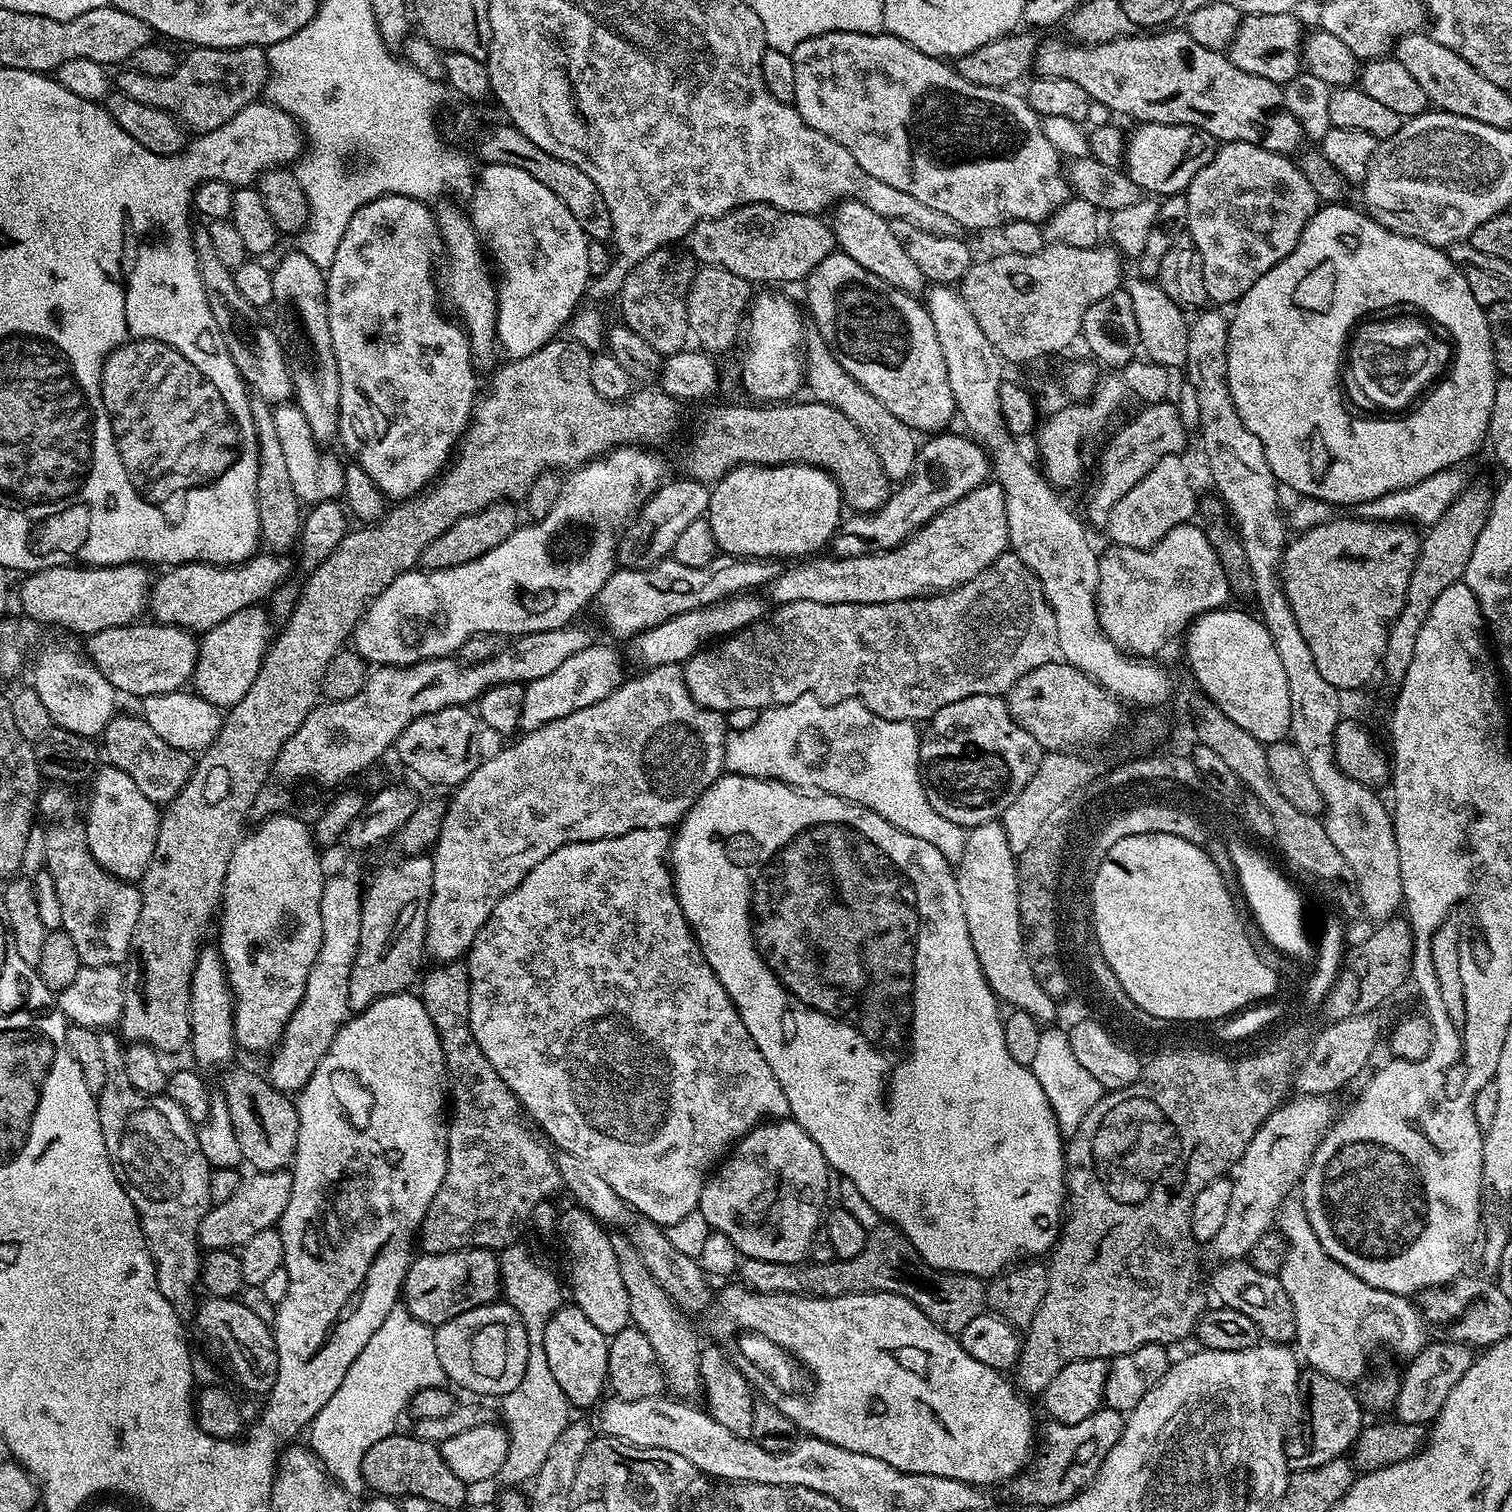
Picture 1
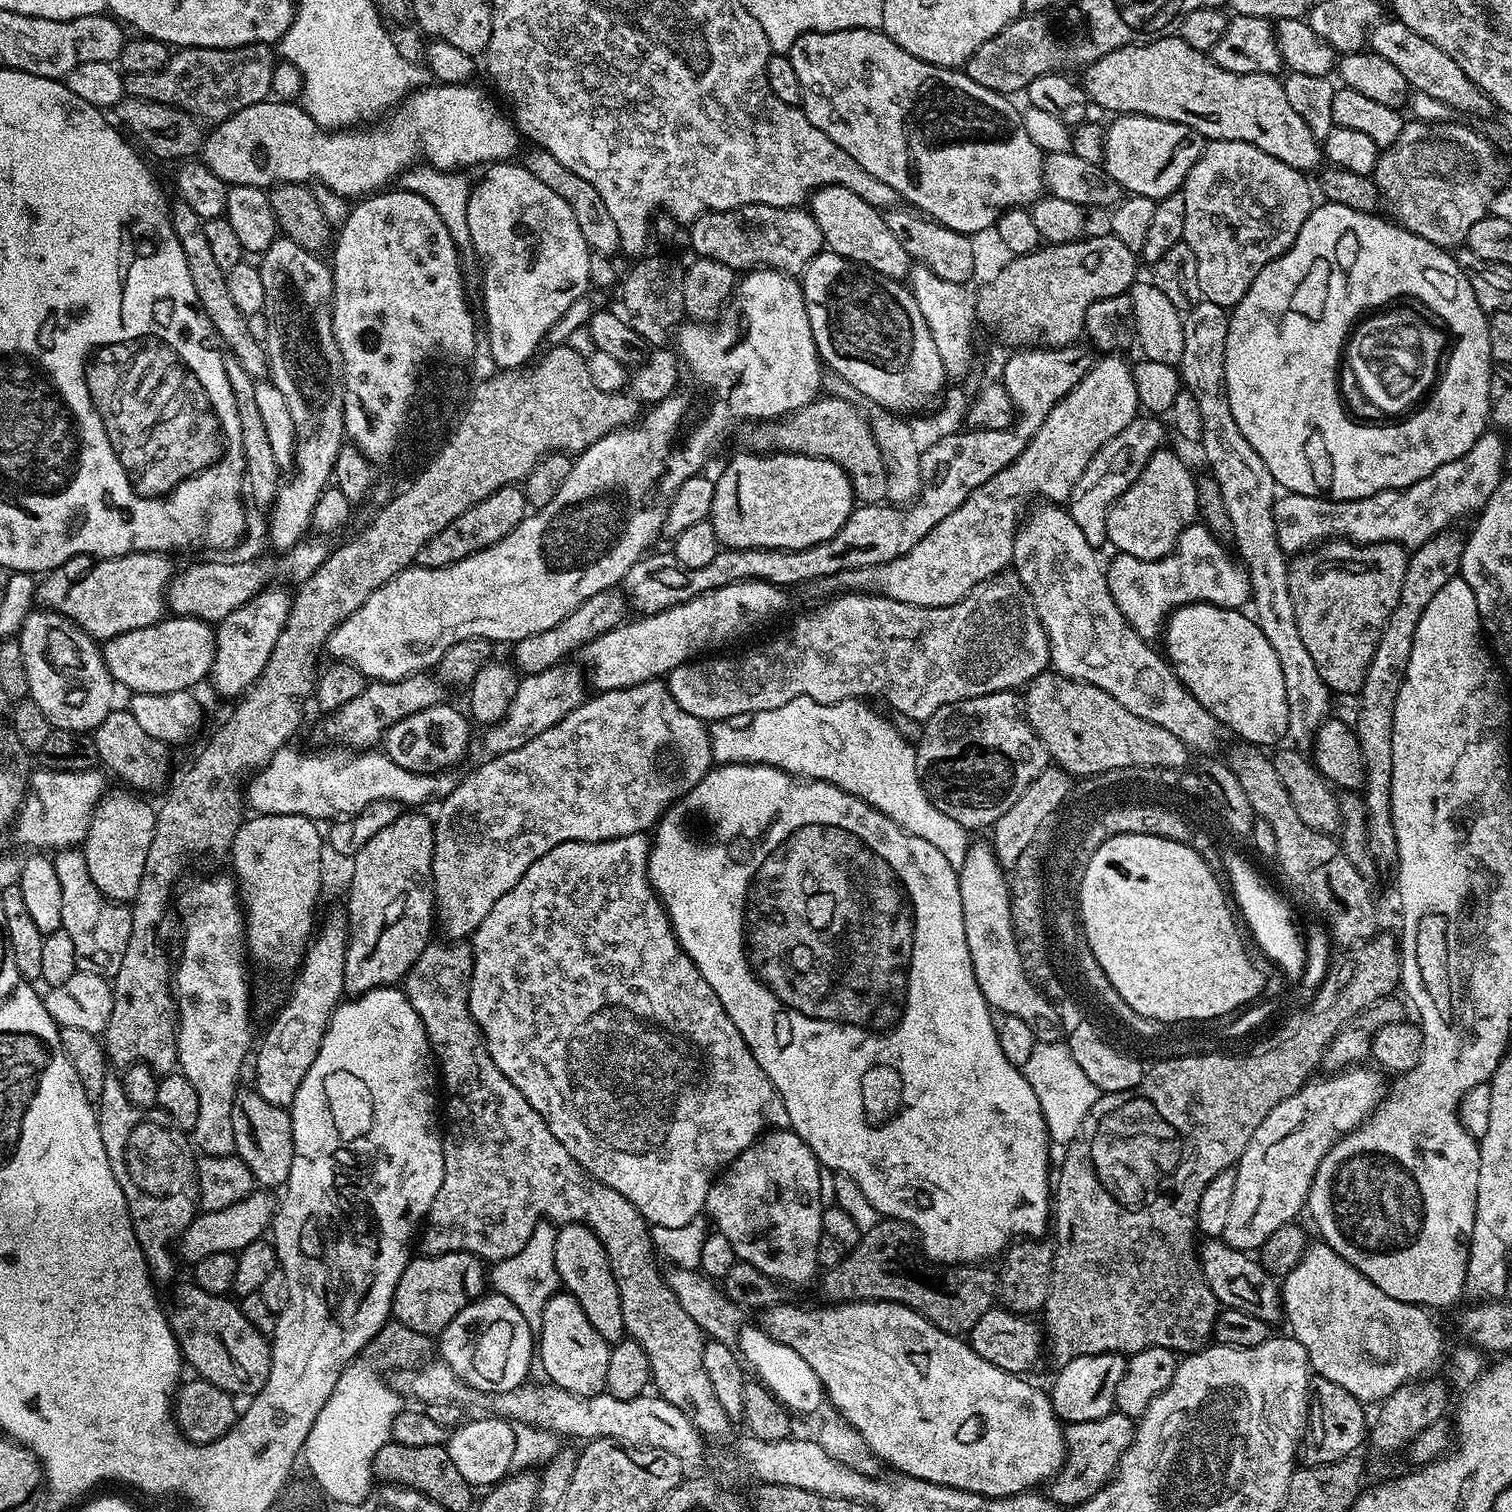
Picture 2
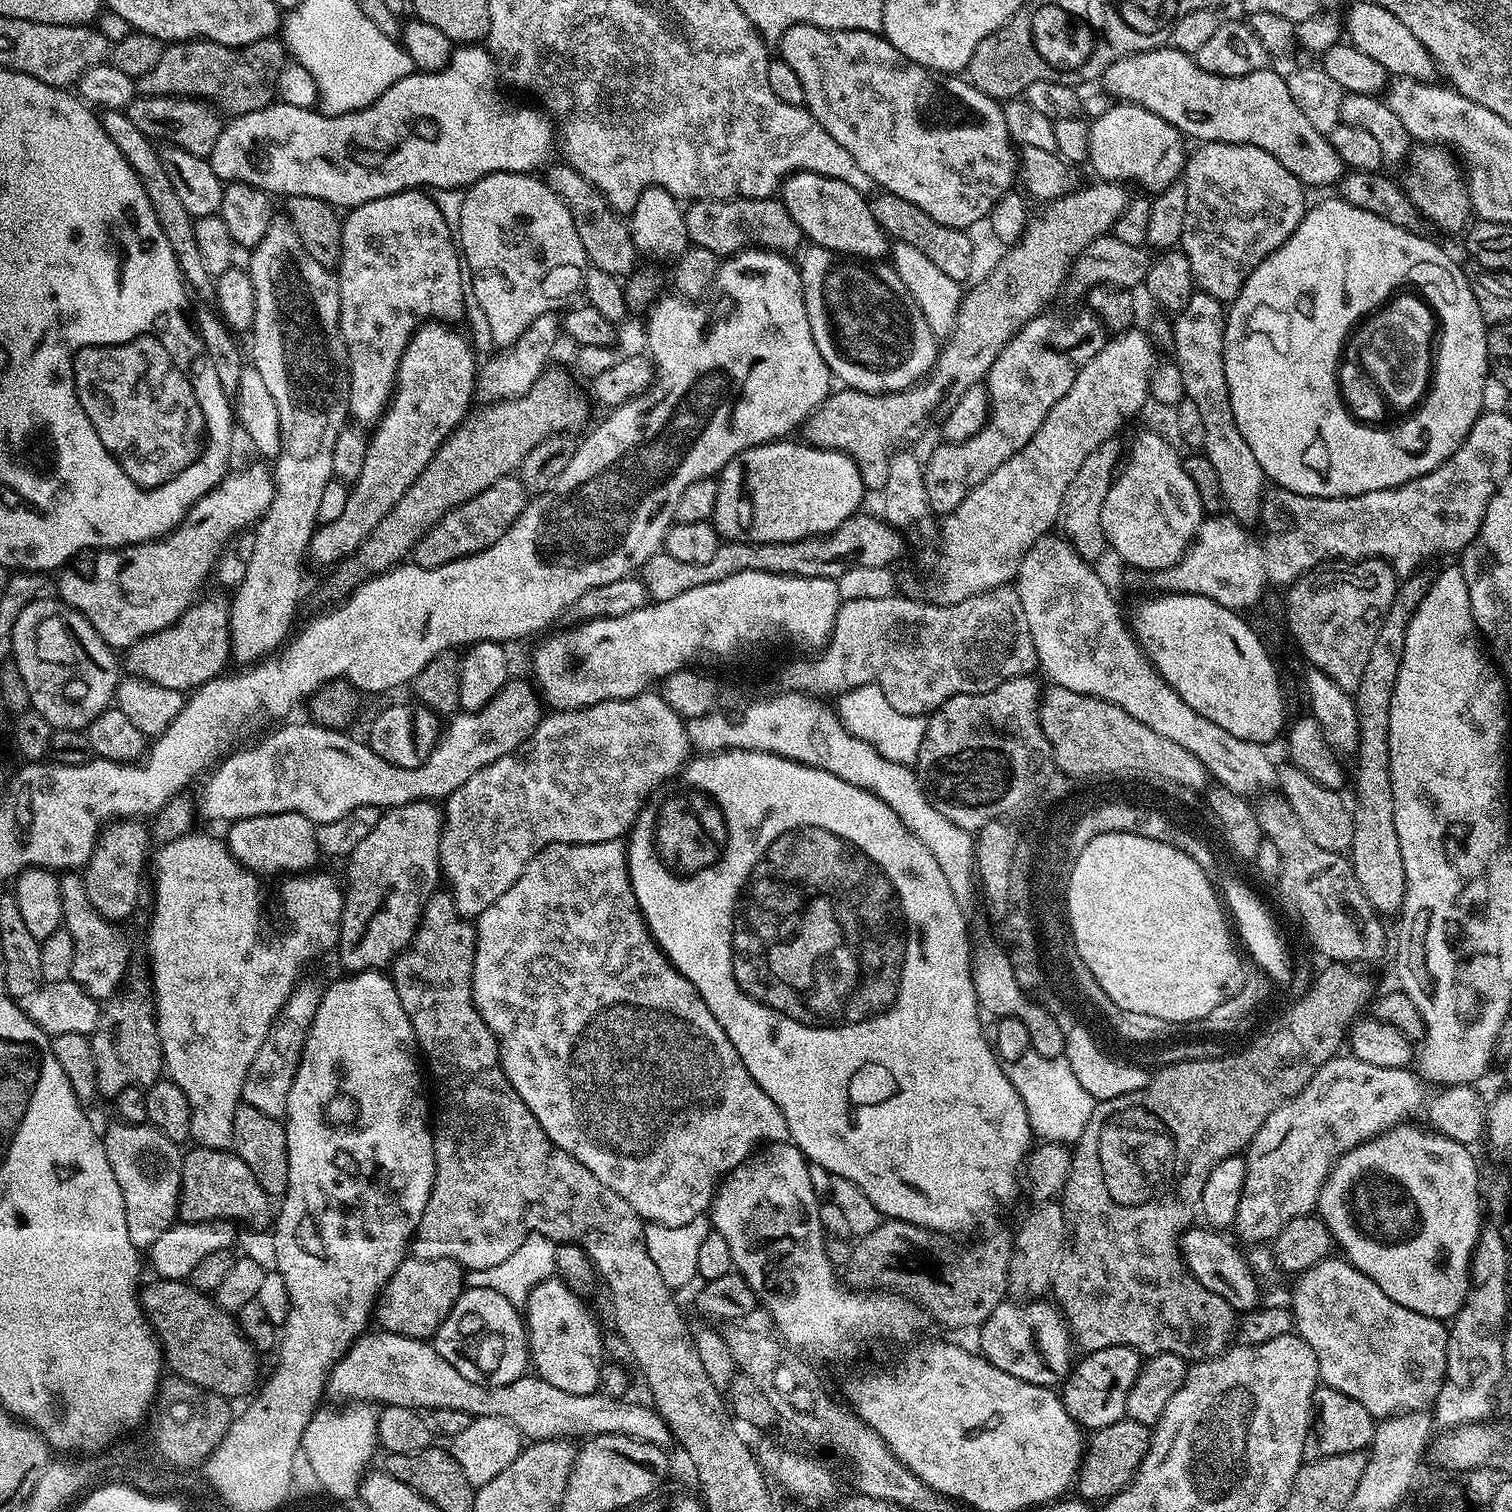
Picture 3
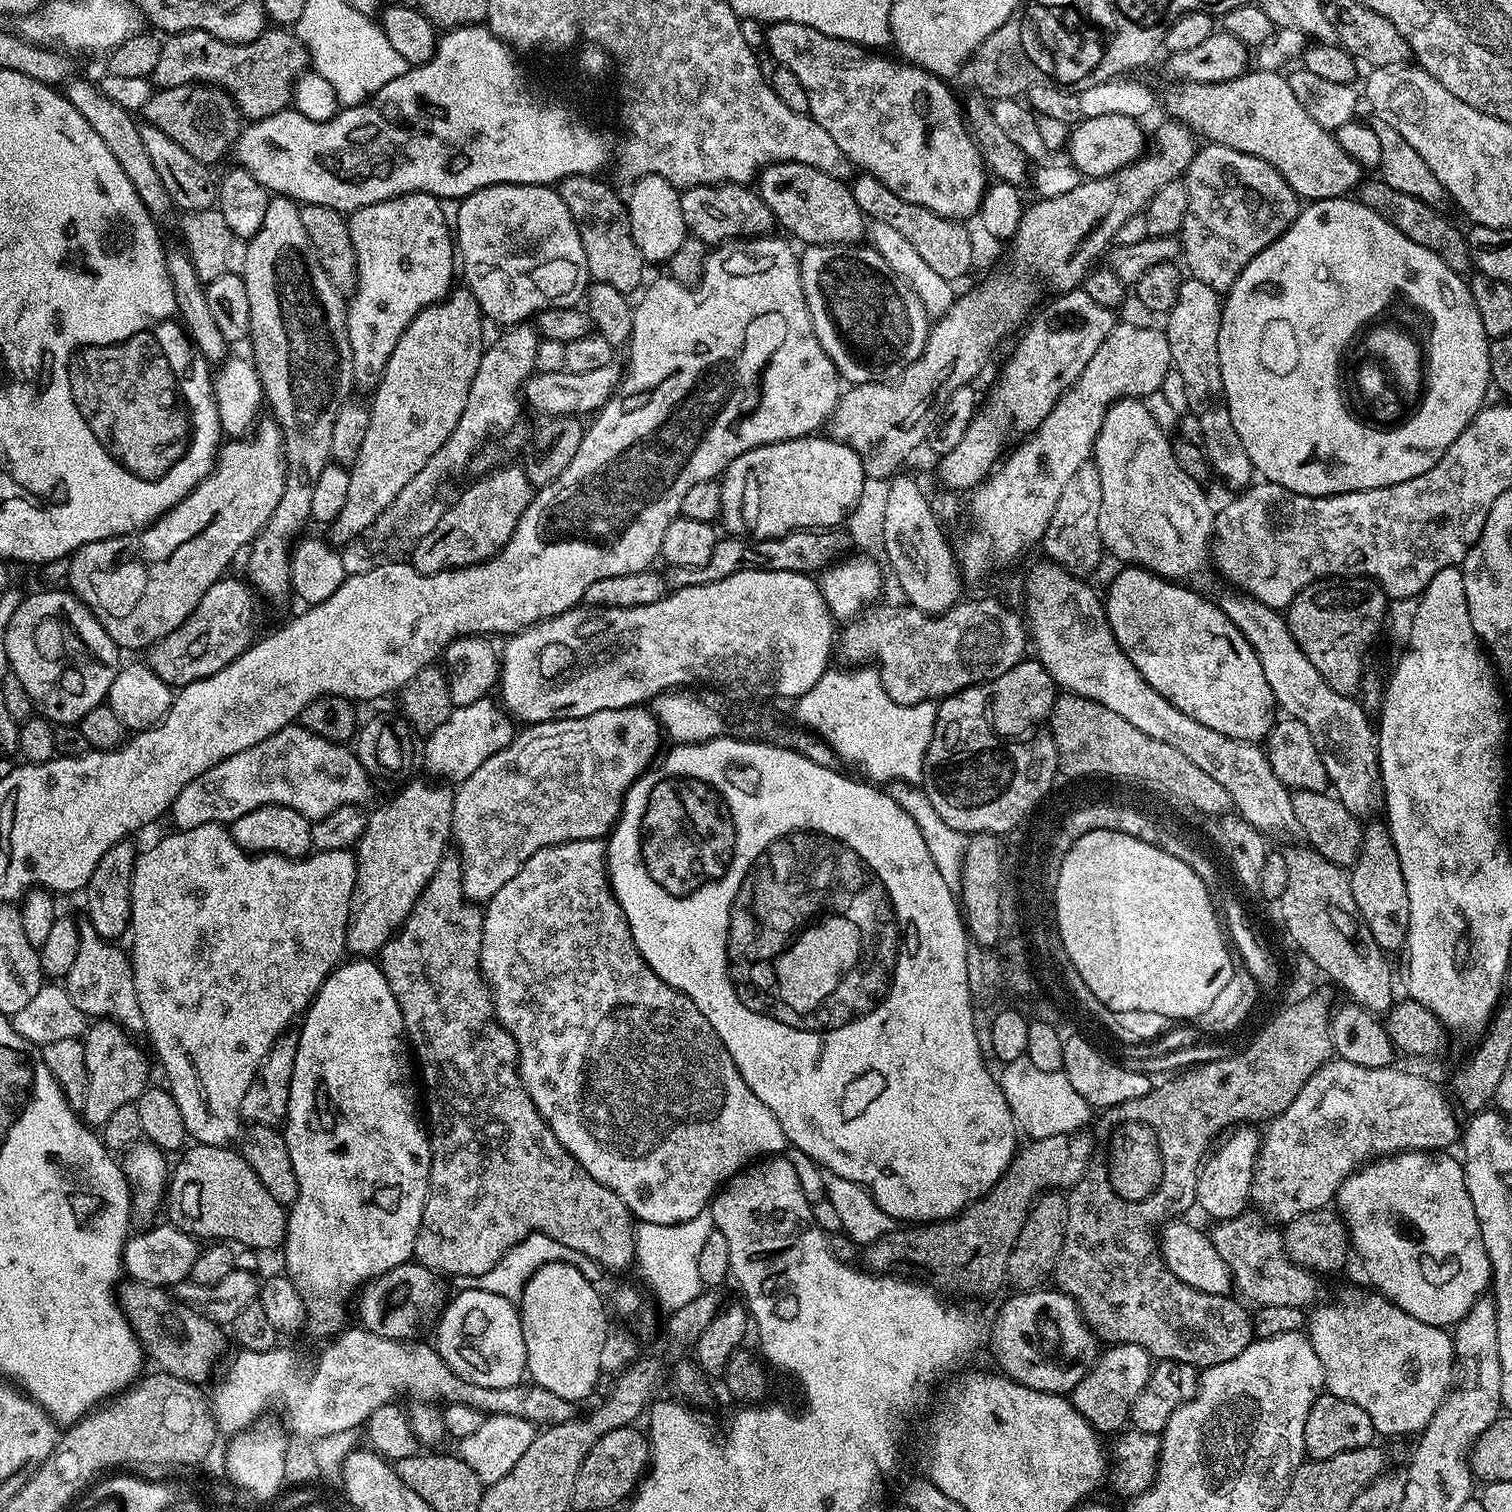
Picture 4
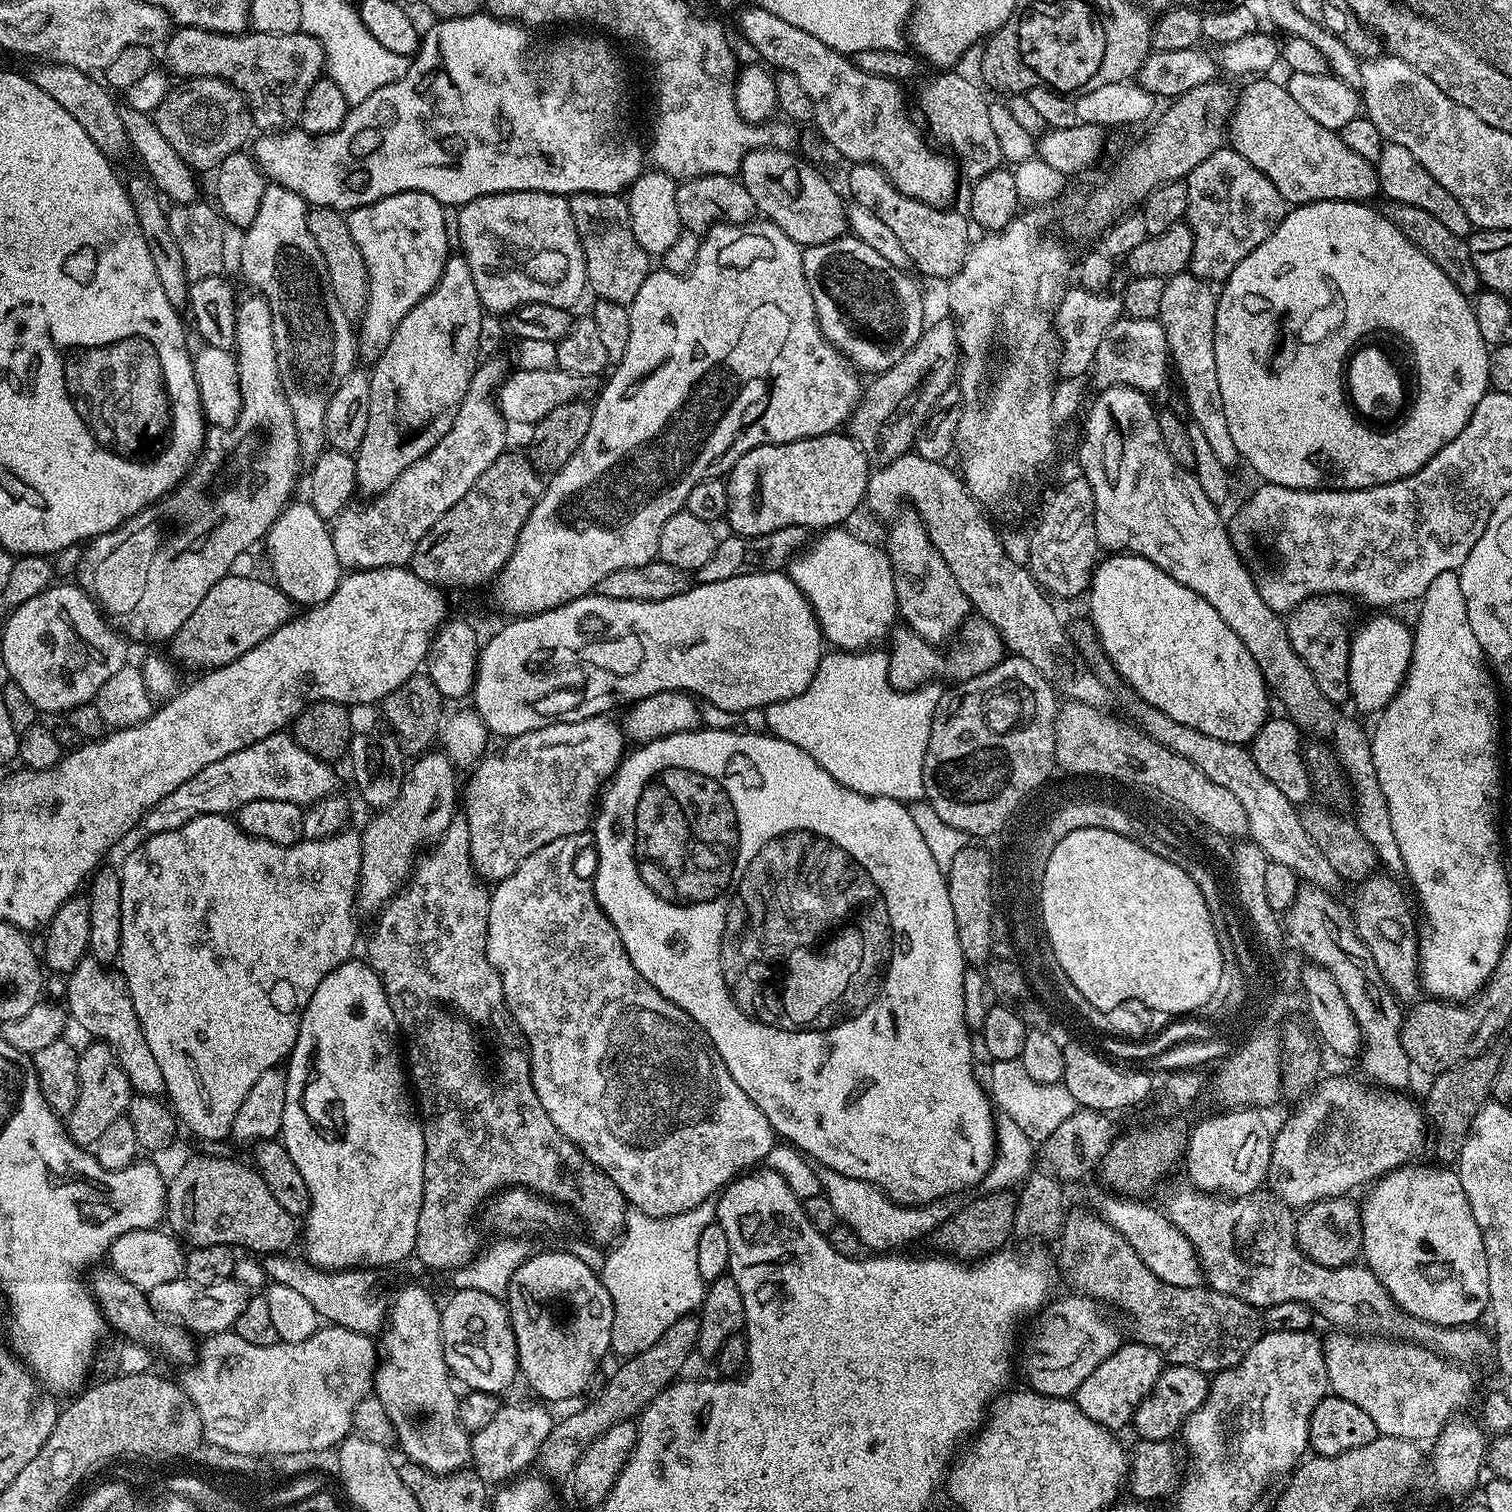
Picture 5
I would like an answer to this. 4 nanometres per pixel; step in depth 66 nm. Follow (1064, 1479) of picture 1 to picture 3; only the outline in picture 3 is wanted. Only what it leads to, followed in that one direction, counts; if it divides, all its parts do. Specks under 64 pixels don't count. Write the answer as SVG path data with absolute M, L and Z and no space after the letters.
M1125 1418L1105 1428L1095 1429L1091 1436L1074 1481L1074 1488L1075 1491L1080 1491L1077 1493L1081 1500L1104 1502L1110 1496L1117 1496L1135 1478L1142 1458L1146 1458L1146 1450L1152 1441L1152 1433L1149 1425Z

